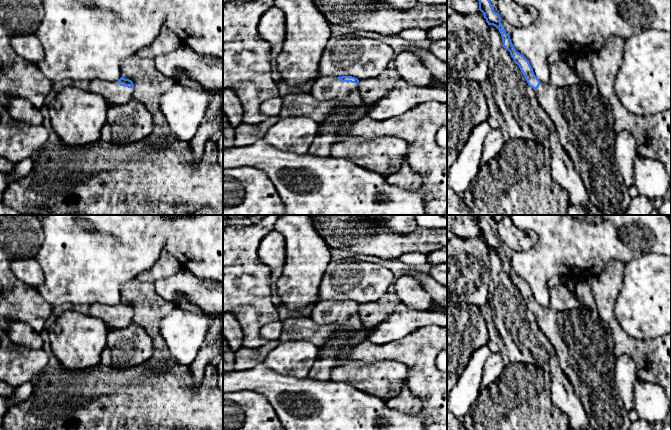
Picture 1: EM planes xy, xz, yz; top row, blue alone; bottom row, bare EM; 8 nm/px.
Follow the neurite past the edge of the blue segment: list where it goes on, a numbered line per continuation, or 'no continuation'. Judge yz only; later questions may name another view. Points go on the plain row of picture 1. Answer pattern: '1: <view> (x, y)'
1: yz (583, 342)

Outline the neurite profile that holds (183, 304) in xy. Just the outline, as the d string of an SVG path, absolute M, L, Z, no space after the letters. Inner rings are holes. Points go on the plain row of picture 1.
M180 296L176 306L183 311L192 312L194 314L207 314L203 309L193 303L189 303L187 299Z

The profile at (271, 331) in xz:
M282 321L268 323L260 329L260 335L266 341L278 340L282 332Z

